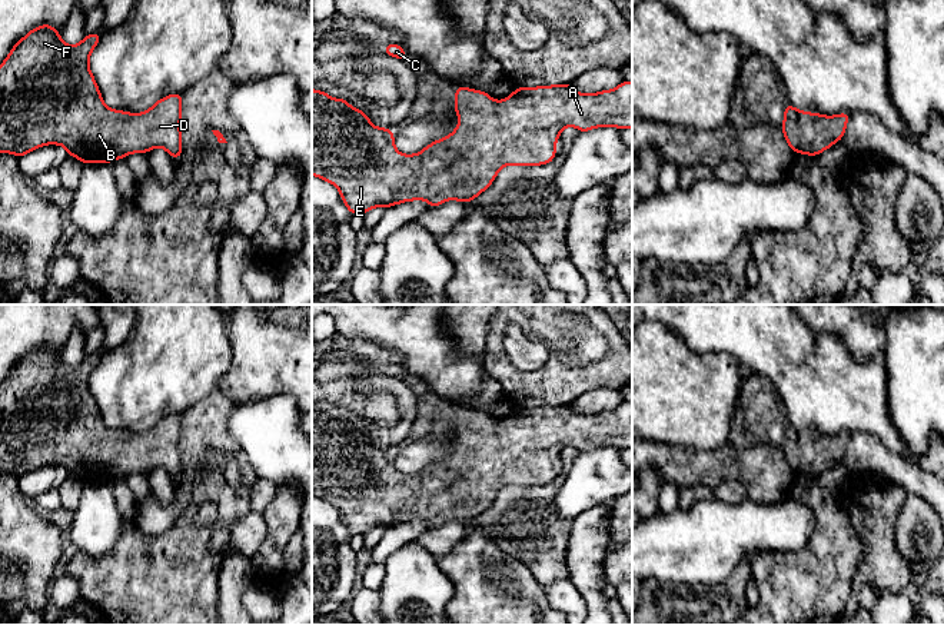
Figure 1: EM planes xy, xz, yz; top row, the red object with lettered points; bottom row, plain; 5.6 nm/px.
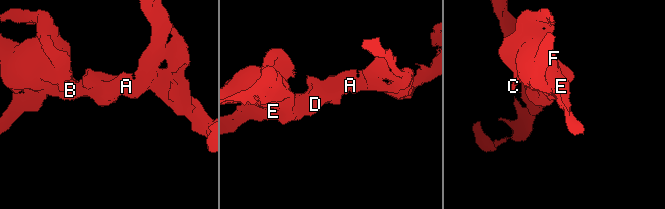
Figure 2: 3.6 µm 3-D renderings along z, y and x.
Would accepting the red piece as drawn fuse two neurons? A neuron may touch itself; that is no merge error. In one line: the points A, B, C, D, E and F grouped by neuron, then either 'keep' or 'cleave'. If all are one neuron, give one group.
groups A B C D E F; keep

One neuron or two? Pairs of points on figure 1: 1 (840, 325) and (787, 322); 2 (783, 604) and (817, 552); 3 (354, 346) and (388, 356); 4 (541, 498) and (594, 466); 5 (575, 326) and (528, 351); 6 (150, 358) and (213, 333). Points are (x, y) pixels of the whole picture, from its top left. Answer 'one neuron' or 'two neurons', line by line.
1: two neurons
2: one neuron
3: one neuron
4: two neurons
5: two neurons
6: one neuron

